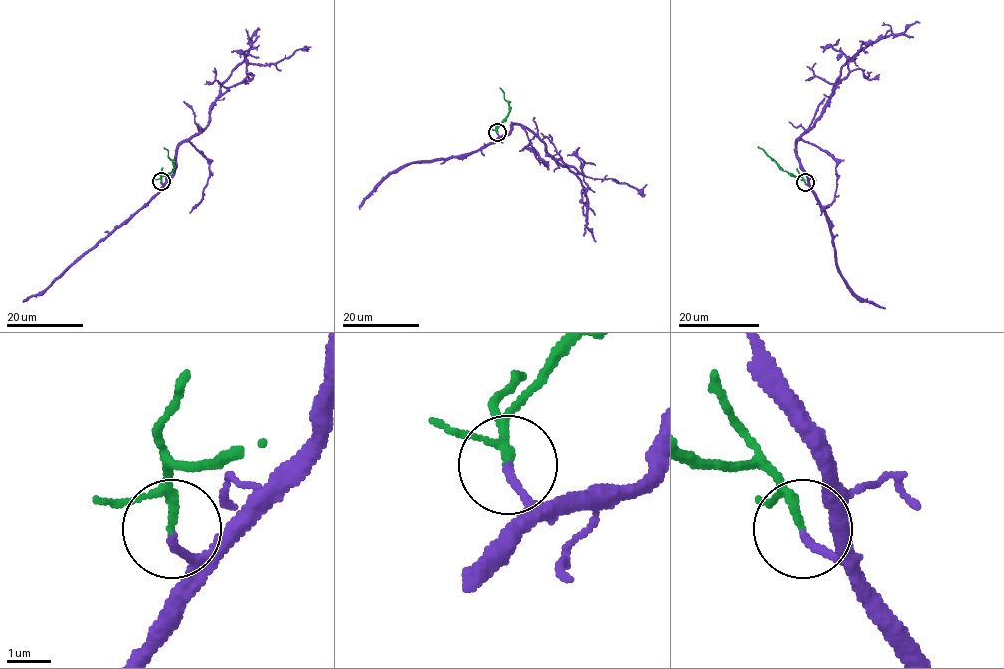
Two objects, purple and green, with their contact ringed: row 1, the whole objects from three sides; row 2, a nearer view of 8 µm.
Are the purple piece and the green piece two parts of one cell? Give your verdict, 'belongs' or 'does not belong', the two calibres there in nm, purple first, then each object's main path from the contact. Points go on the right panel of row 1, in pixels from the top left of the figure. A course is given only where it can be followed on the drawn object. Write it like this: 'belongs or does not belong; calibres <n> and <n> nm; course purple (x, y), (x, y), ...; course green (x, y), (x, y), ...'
belongs; calibres 170 and 150 nm; course purple (804, 182), (808, 184), (796, 154), (796, 141), (821, 115), (841, 67), (871, 43), (900, 35), (920, 23); course green (804, 182), (800, 176), (793, 176), (782, 169), (758, 146)

